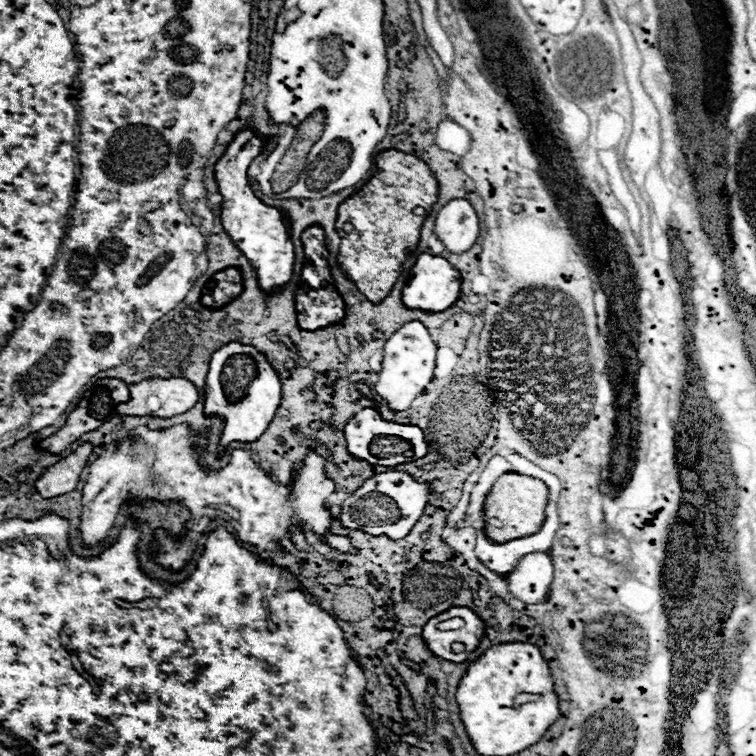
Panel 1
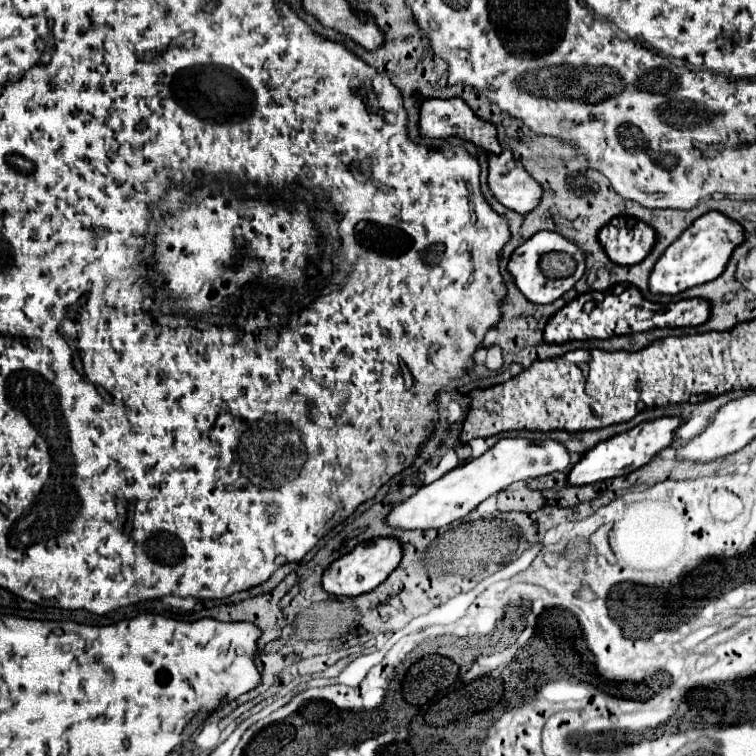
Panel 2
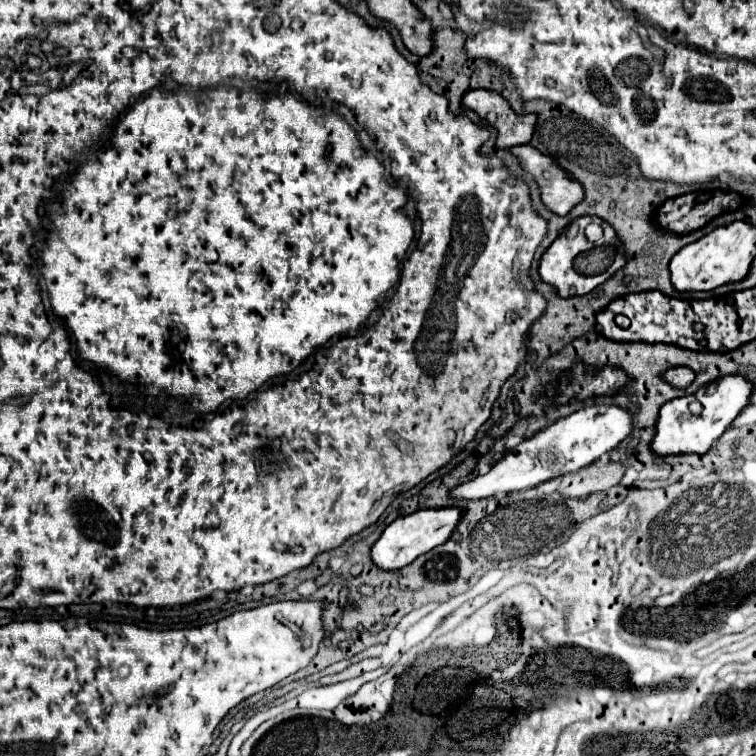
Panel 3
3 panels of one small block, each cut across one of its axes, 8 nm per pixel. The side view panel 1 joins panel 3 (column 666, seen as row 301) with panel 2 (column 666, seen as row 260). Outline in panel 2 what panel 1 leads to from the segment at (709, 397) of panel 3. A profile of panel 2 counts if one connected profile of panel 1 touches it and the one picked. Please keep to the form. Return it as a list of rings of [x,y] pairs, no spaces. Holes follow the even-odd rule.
[[[664,416],[664,418],[650,420],[650,422],[642,422],[624,434],[618,434],[606,442],[600,442],[594,450],[586,452],[586,456],[582,456],[582,460],[578,464],[572,466],[572,470],[568,472],[568,482],[574,486],[594,484],[594,482],[602,482],[608,478],[630,474],[630,472],[646,466],[654,456],[658,456],[660,450],[664,450],[672,444],[674,432],[680,428],[680,424],[682,424],[680,416]]]

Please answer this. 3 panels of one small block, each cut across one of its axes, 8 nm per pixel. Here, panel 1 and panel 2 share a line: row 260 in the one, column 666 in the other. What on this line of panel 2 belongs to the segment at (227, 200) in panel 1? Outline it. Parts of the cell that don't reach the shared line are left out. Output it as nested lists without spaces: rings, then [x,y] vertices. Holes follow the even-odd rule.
[[[708,212],[708,214],[700,216],[660,256],[660,260],[656,262],[656,266],[650,274],[650,290],[654,294],[680,294],[688,288],[716,280],[724,272],[724,268],[732,256],[732,250],[736,246],[740,246],[744,240],[746,240],[744,228],[738,222],[730,220],[728,216],[724,216],[720,212]]]

